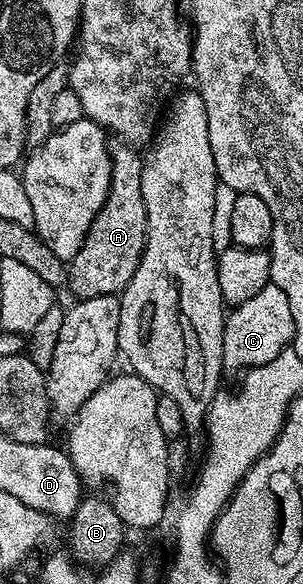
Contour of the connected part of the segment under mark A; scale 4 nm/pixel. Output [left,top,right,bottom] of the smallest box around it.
[66,140,148,299]

